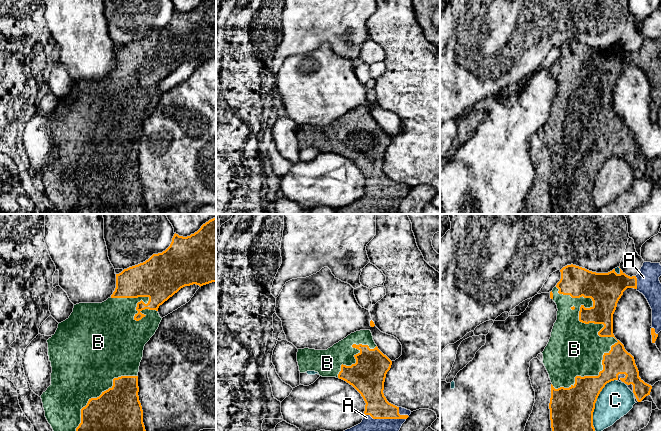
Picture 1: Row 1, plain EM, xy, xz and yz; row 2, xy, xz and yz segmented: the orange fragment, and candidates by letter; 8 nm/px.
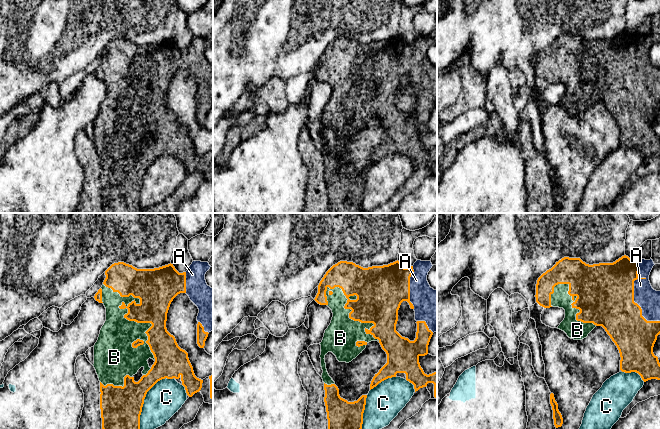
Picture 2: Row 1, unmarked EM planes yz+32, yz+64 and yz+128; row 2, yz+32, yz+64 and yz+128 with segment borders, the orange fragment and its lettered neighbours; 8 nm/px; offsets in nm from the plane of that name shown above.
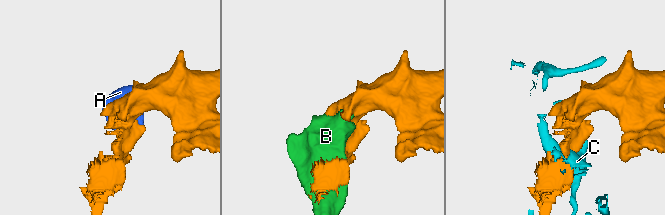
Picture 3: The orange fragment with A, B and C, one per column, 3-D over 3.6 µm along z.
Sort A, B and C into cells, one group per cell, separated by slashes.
A B / C

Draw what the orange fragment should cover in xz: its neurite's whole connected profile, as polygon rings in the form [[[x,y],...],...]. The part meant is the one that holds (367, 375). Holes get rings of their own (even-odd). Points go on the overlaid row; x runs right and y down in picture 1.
[[[360,330],[351,333],[327,350],[309,348],[298,349],[297,362],[300,373],[315,371],[322,377],[336,377],[342,379],[352,385],[361,394],[366,403],[364,418],[360,424],[345,431],[399,431],[402,424],[411,414],[410,410],[389,403],[384,396],[384,382],[386,374],[391,368],[392,361],[378,349],[370,330]]]

